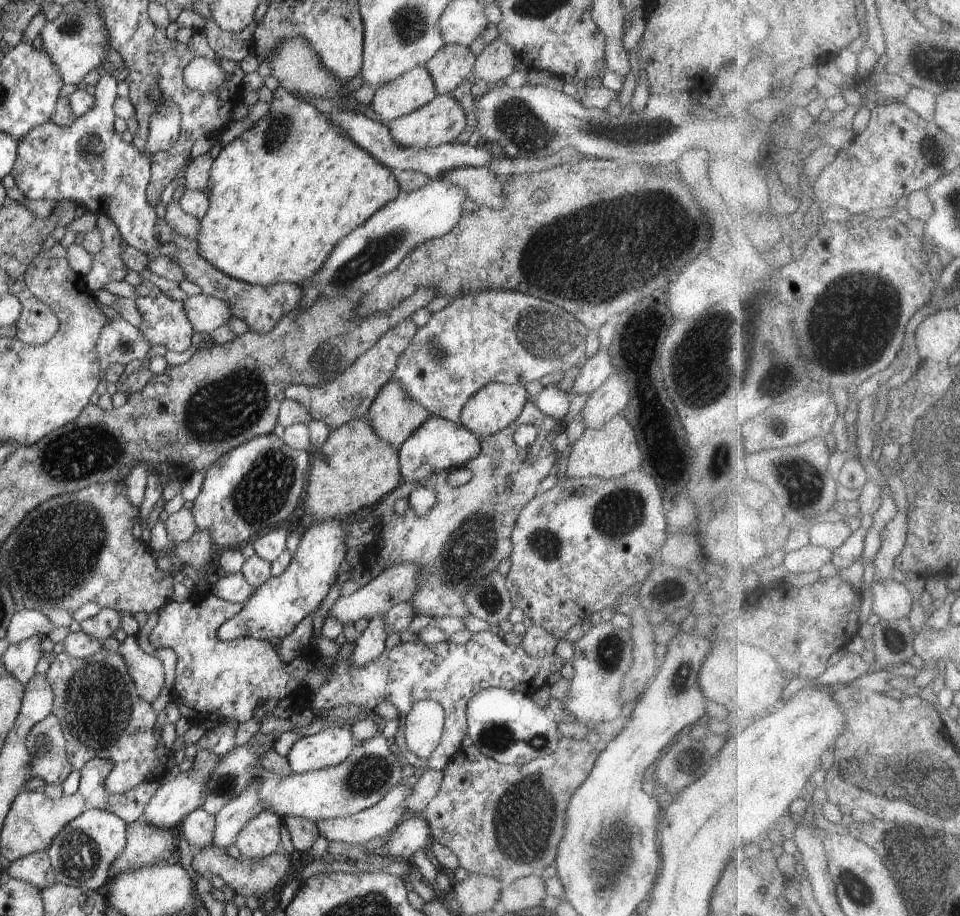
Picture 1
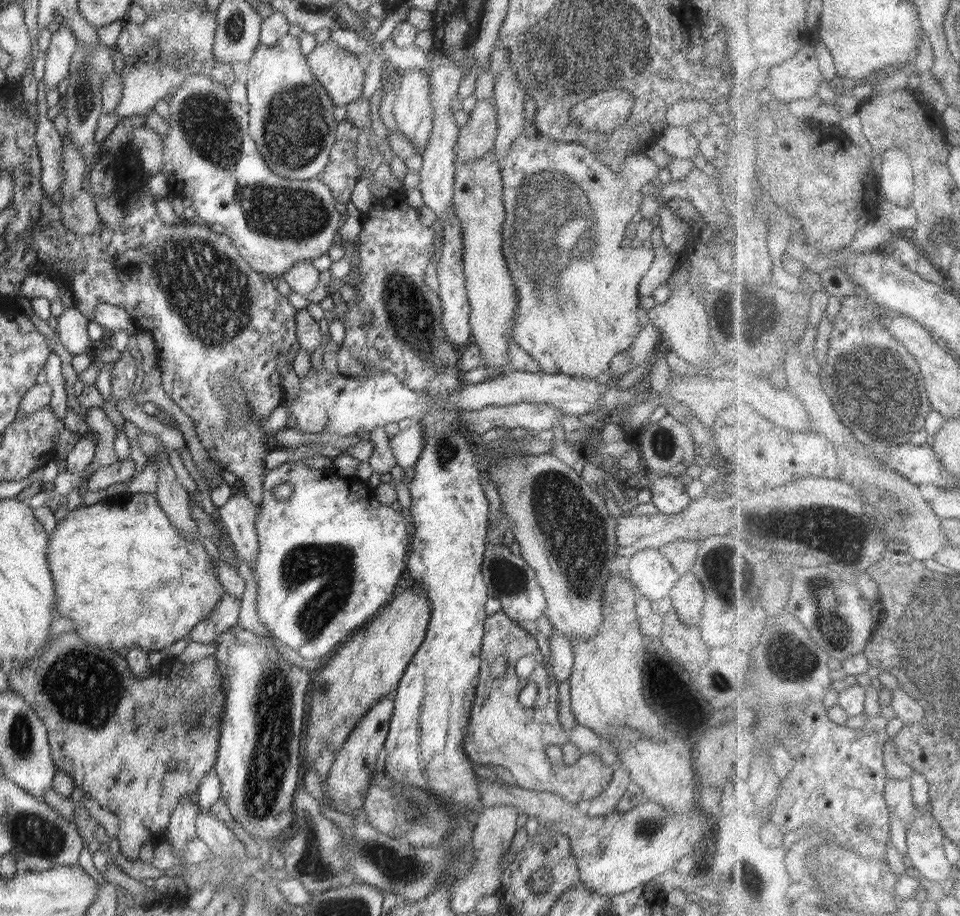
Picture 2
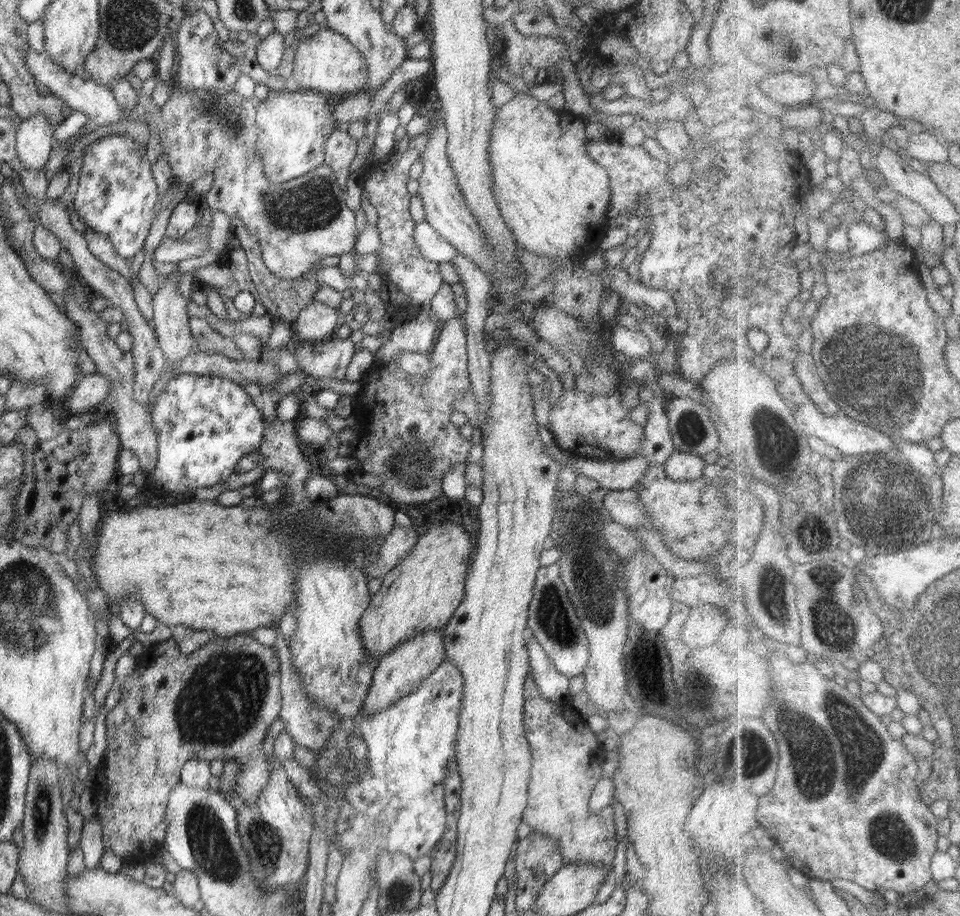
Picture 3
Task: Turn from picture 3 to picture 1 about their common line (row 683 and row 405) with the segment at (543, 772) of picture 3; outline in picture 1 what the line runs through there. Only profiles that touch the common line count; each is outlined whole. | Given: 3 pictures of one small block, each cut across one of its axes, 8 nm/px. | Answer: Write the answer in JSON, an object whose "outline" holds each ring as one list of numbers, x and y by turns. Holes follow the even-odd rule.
{"outline":[[530,398,512,424,493,435,479,437,481,451,469,463,473,477,467,484,452,488,448,484,449,472,444,470,422,480,405,481,399,488,383,496,380,504,366,516,366,519,375,522,375,539,360,554,359,564,370,570,372,578,394,565,418,564,420,580,409,602,415,614,432,618,466,618,470,615,470,608,464,604,464,594,474,585,479,585,484,576,496,571,500,561,512,554,511,534,518,515,540,492,540,482,558,461,559,454,552,447,552,441,558,435,557,425,557,419,540,412,533,398],[522,424,532,424,538,429,532,445,525,448,516,445,513,439,514,432],[530,453,536,456,533,465,524,463],[418,487,435,490,434,508,424,516,416,516,410,508,403,515,395,513,396,501,403,496,408,498]]}

